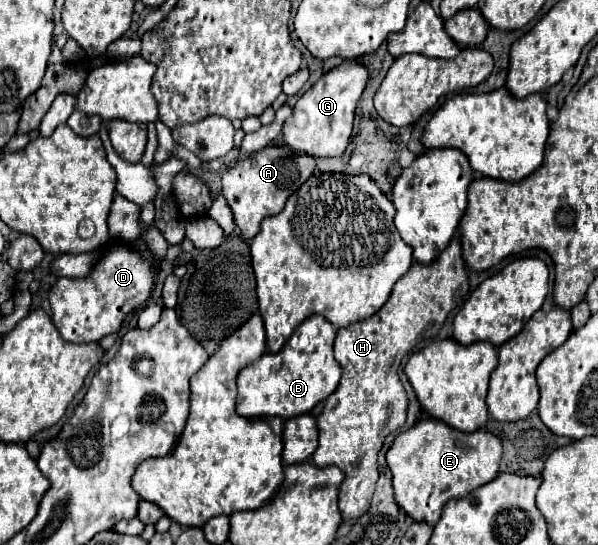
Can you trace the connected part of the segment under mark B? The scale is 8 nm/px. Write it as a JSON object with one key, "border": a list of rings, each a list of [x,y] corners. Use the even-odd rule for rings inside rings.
{"border":[[[322,316],[306,318],[282,346],[280,352],[266,352],[238,374],[236,410],[240,416],[280,416],[284,420],[310,412],[338,386],[342,368],[332,354],[336,328]]]}

